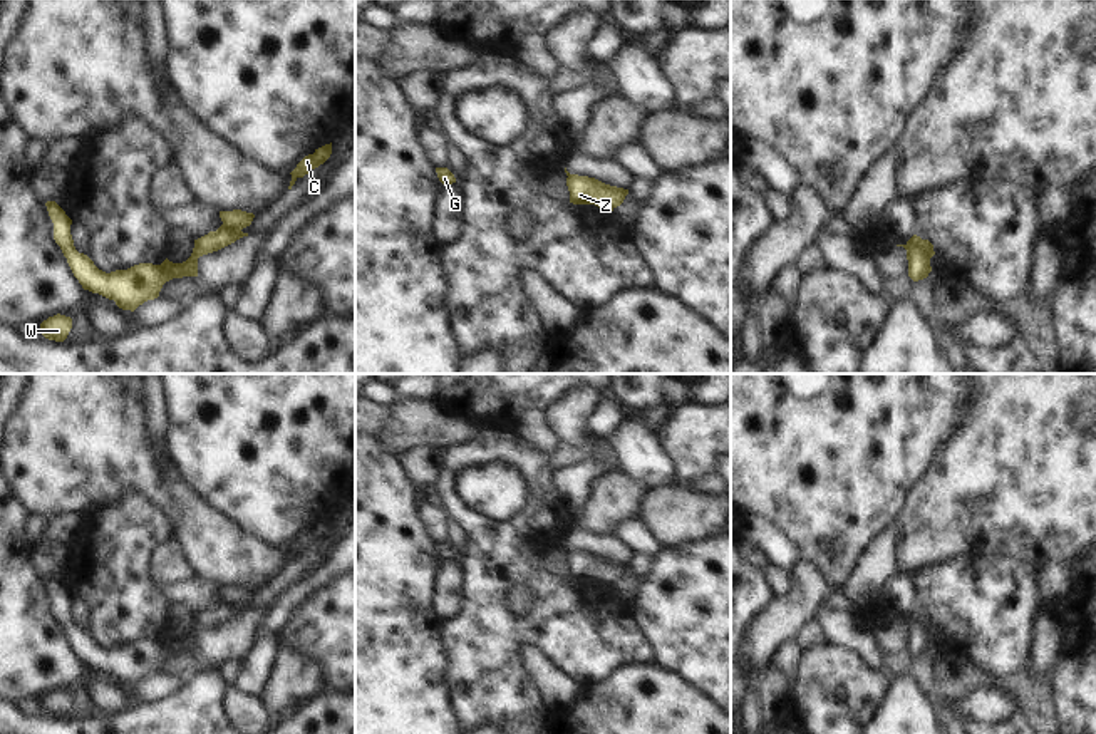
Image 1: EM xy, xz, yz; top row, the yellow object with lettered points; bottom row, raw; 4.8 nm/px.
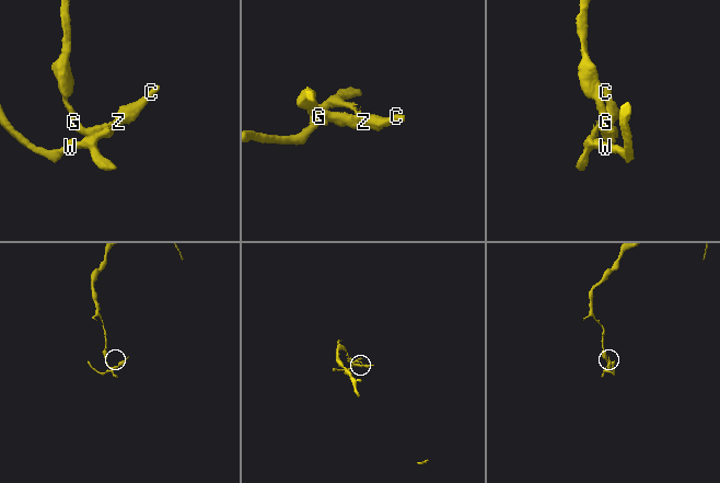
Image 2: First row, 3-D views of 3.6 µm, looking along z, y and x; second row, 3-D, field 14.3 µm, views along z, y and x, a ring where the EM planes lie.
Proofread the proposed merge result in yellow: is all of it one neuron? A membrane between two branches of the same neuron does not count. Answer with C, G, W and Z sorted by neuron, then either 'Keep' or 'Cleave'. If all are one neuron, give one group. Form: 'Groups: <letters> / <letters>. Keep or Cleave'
Groups: C G Z / W. Cleave.

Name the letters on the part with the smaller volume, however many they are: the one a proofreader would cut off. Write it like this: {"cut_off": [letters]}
{"cut_off": ["W"]}

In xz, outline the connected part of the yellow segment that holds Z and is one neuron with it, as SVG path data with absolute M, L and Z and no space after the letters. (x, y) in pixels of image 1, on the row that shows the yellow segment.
M570 174L566 178L570 203L595 204L613 211L628 194L628 189L605 184L595 178Z

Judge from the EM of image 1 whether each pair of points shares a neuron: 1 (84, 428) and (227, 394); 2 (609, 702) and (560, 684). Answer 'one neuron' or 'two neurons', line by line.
1: two neurons
2: two neurons

